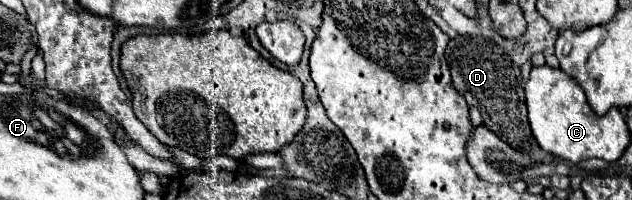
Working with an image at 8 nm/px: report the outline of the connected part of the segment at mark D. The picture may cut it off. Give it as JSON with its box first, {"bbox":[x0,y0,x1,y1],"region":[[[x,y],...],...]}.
{"bbox":[446,36,554,162],"region":[[[456,36],[446,48],[446,62],[450,66],[454,88],[466,98],[466,102],[482,112],[484,126],[500,134],[502,140],[512,144],[522,154],[536,158],[536,162],[552,162],[554,156],[544,152],[532,136],[526,118],[526,98],[522,88],[520,68],[512,64],[502,46],[484,36]]]}

